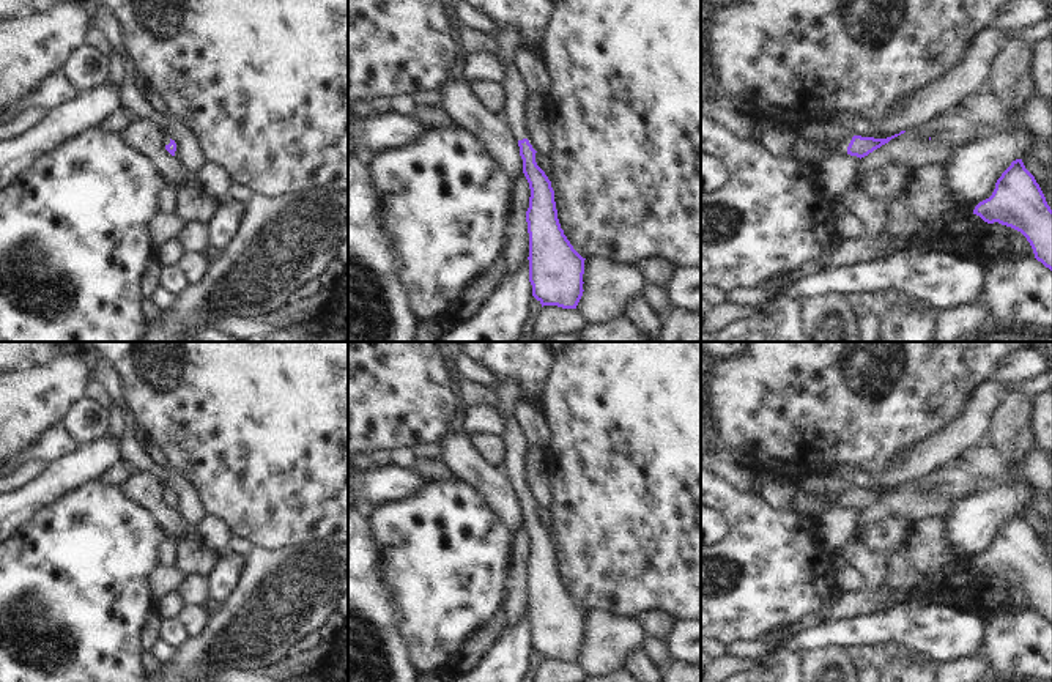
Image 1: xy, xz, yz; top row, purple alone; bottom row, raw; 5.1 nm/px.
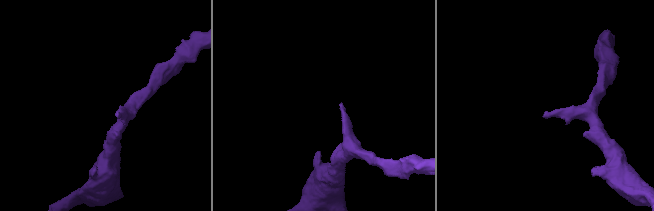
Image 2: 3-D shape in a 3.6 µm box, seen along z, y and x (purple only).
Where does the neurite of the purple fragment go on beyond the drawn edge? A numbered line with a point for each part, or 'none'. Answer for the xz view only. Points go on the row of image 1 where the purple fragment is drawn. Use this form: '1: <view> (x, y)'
1: xz (507, 38)

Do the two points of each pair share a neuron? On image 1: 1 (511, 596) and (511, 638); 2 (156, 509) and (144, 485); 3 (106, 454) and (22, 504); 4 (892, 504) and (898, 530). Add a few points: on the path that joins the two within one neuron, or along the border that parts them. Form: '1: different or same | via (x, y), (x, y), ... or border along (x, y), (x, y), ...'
1: different | border along (526, 610), (507, 629)
2: same | via (155, 503), (147, 492)
3: same | via (85, 465), (62, 476), (43, 492)
4: different | border along (914, 522), (906, 512), (896, 511), (862, 530)

